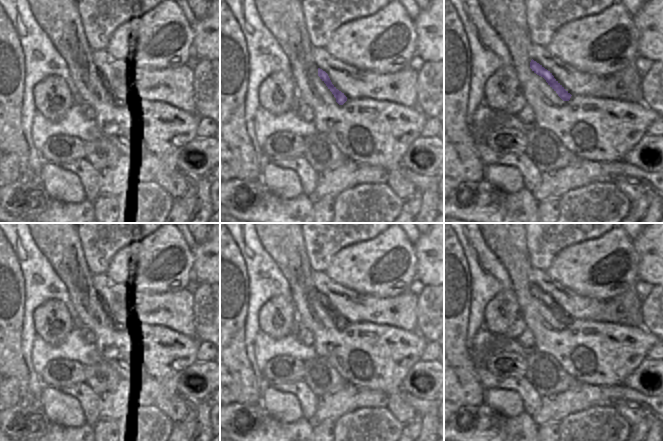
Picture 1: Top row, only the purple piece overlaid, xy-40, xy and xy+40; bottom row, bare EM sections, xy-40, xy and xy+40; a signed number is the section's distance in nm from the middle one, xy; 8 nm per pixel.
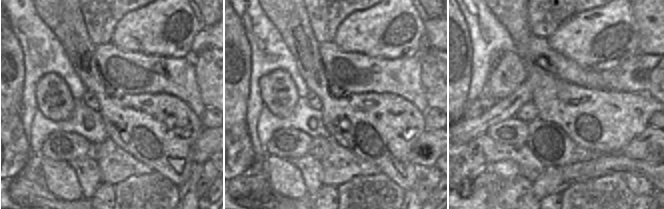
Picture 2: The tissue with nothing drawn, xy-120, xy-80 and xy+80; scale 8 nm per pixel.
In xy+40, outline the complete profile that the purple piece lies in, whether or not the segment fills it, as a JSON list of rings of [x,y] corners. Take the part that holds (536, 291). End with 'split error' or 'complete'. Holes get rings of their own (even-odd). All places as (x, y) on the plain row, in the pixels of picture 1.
[[[539,269],[531,270],[530,280],[532,295],[543,301],[563,325],[569,325],[572,319],[577,319],[637,327],[628,324],[630,314],[619,301],[583,297]]]; split error

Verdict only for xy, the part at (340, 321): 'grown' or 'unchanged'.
grown

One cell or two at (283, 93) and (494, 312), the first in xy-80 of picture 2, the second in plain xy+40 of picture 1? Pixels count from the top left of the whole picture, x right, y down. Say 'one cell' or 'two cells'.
one cell

